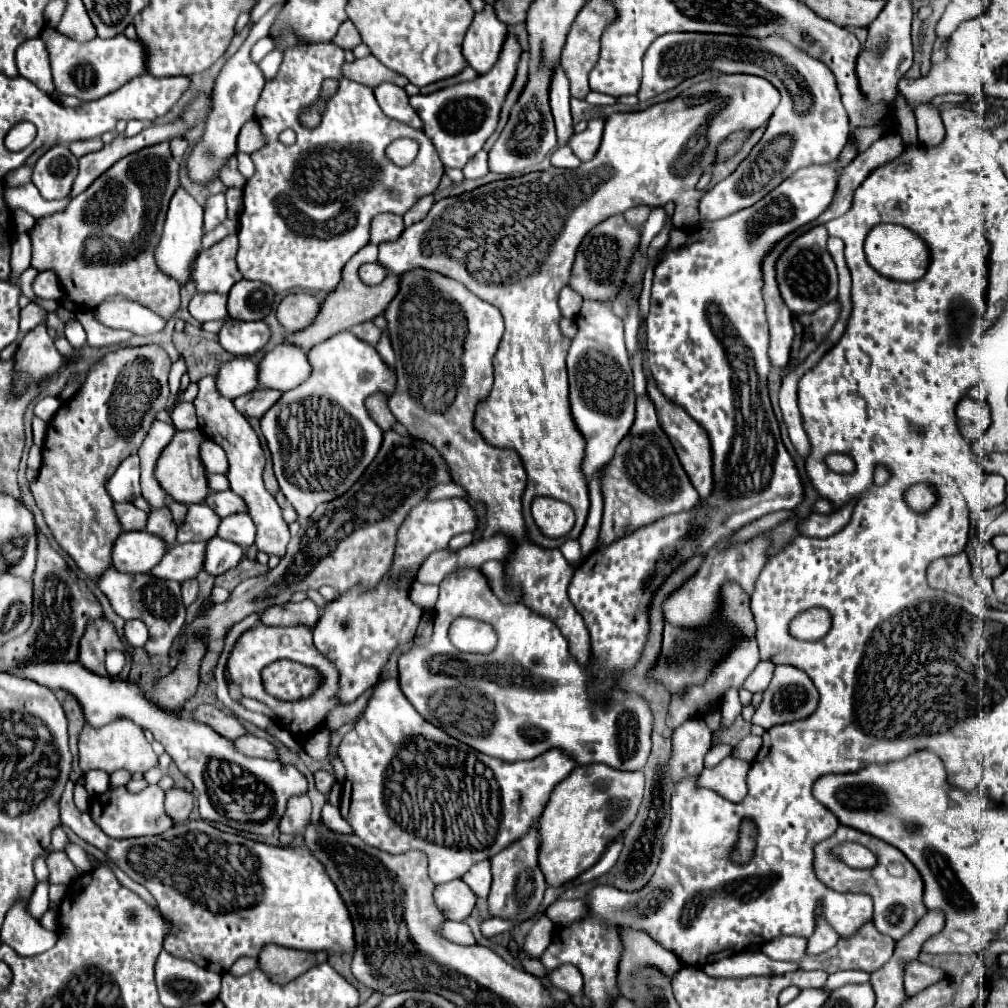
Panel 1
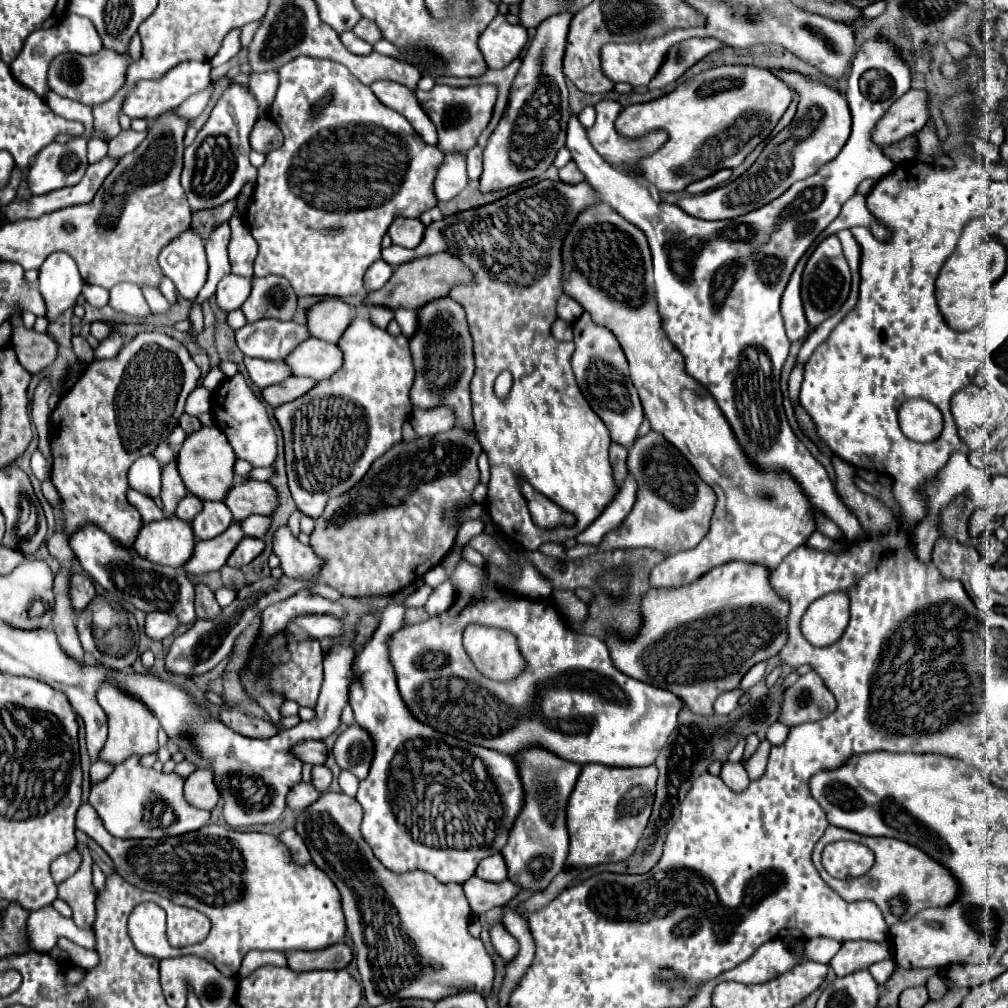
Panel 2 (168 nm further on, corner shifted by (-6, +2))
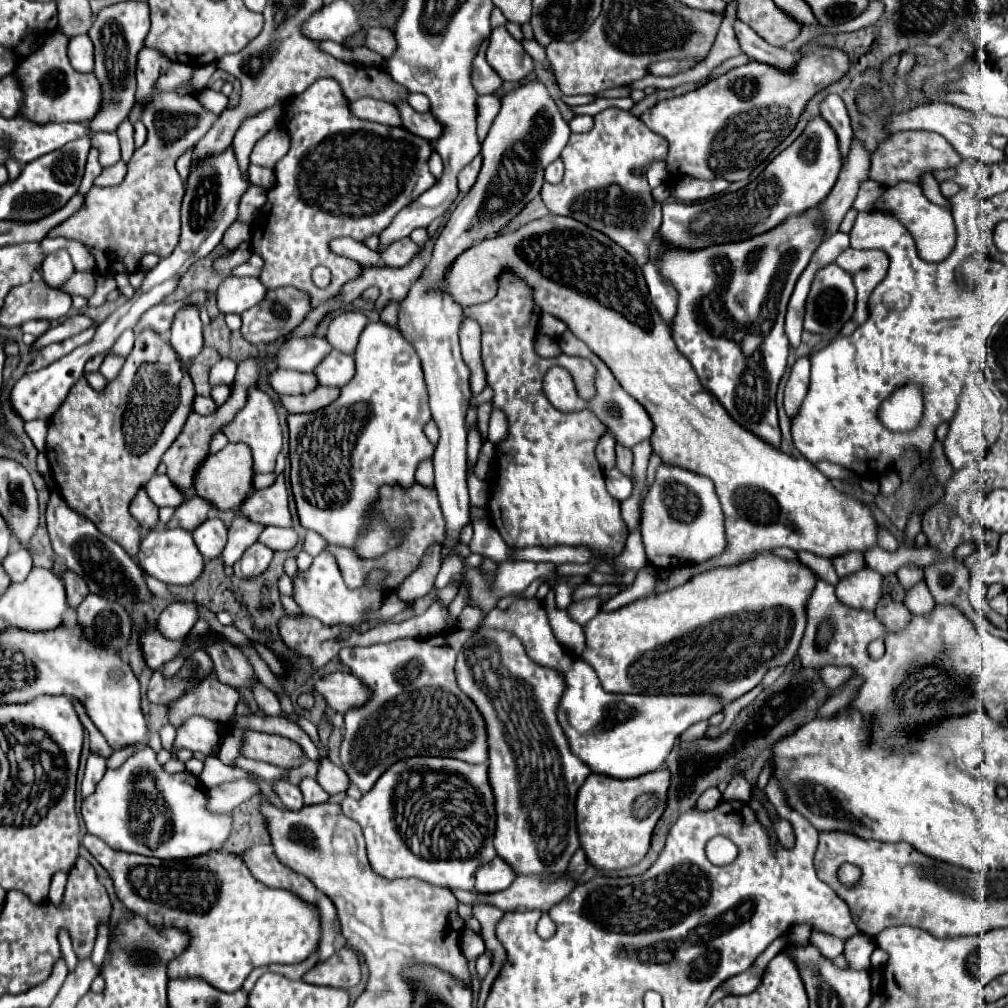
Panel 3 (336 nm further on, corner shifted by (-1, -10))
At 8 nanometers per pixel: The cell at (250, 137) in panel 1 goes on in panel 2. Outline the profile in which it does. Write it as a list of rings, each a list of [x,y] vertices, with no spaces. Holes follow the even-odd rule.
[[[268,116],[258,118],[258,122],[254,124],[252,132],[250,132],[250,146],[256,152],[268,154],[274,148],[280,148],[282,144],[282,132],[276,126],[274,120],[270,120]]]

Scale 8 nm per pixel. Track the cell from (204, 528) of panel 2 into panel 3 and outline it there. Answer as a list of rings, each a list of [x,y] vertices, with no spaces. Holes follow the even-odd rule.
[[[219,518],[205,520],[197,530],[193,530],[195,544],[205,560],[219,558],[227,544],[227,528]]]

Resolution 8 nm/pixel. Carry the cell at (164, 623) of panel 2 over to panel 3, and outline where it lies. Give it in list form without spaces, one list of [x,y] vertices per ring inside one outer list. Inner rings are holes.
[[[171,602],[159,616],[157,624],[159,630],[169,636],[169,638],[183,638],[191,632],[191,628],[195,626],[195,622],[199,620],[199,610],[197,610],[197,602]]]

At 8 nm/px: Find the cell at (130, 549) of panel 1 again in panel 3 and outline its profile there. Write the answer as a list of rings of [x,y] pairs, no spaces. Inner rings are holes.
[[[151,530],[145,534],[141,548],[139,548],[139,564],[145,572],[149,572],[153,578],[165,582],[165,584],[193,584],[201,572],[203,572],[203,556],[197,550],[191,532],[187,530]]]

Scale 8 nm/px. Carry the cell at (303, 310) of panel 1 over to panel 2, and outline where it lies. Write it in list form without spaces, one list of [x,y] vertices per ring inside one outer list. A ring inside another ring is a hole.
[[[326,298],[306,308],[306,326],[312,332],[312,336],[336,342],[354,316],[356,316],[354,306],[338,298]]]

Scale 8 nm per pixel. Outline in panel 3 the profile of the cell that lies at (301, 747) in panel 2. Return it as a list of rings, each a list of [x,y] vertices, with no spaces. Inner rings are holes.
[[[321,760],[321,766],[317,770],[317,782],[323,786],[325,792],[329,794],[339,794],[347,792],[349,788],[349,776],[343,772],[343,768],[331,764],[331,760]]]

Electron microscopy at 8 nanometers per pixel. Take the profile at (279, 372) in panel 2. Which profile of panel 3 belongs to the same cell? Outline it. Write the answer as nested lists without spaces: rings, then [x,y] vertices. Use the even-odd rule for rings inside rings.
[[[277,370],[271,374],[269,384],[275,392],[283,394],[307,394],[319,386],[315,380],[315,374],[303,374],[303,372],[291,372],[291,370]]]

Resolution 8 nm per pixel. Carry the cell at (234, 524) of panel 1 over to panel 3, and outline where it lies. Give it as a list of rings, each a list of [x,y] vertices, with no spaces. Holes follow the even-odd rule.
[[[267,526],[263,534],[259,536],[259,542],[269,546],[271,550],[283,550],[289,552],[297,546],[299,536],[293,528],[277,528],[277,526]]]

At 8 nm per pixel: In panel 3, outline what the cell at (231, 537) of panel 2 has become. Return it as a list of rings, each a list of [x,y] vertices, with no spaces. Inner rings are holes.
[[[235,510],[235,518],[231,522],[231,528],[229,528],[229,542],[227,542],[227,546],[225,546],[223,554],[221,554],[225,566],[235,564],[241,558],[241,554],[251,544],[257,542],[259,532],[263,532],[263,528],[265,528],[263,524],[253,522],[247,516],[243,516],[239,510]]]

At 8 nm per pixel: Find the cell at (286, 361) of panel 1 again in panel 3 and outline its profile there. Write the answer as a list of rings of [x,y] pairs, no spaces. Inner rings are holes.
[[[333,350],[315,370],[315,376],[319,378],[321,386],[343,386],[355,376],[355,358],[349,354],[343,354],[339,350]]]

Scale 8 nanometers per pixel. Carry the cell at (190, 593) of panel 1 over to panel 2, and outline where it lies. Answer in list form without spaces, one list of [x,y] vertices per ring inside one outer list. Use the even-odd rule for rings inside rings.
[[[196,584],[196,616],[214,618],[220,612],[220,606],[214,598],[214,592],[206,584]]]

